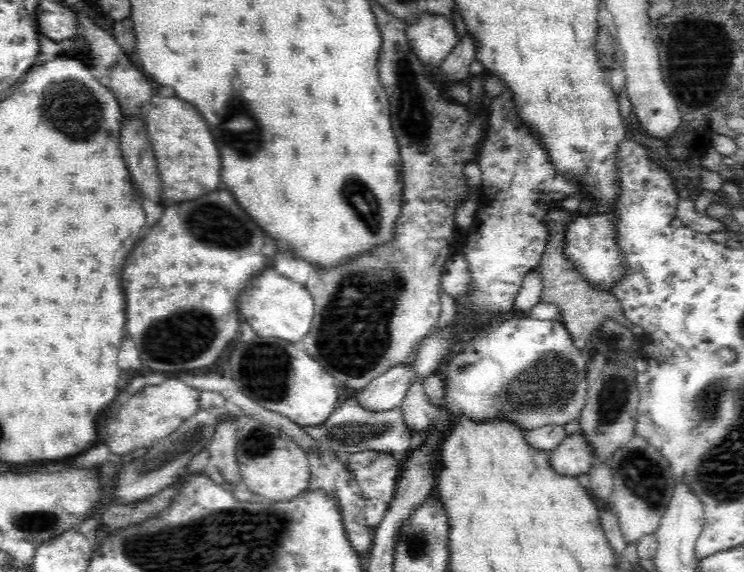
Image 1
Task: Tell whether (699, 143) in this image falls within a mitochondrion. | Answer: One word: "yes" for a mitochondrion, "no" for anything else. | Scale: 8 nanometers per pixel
no

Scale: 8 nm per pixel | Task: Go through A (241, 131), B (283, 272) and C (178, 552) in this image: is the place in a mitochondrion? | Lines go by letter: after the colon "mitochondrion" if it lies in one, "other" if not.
A: mitochondrion
B: other
C: mitochondrion

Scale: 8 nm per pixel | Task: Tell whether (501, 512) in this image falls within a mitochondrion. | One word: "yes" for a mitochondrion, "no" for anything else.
no

